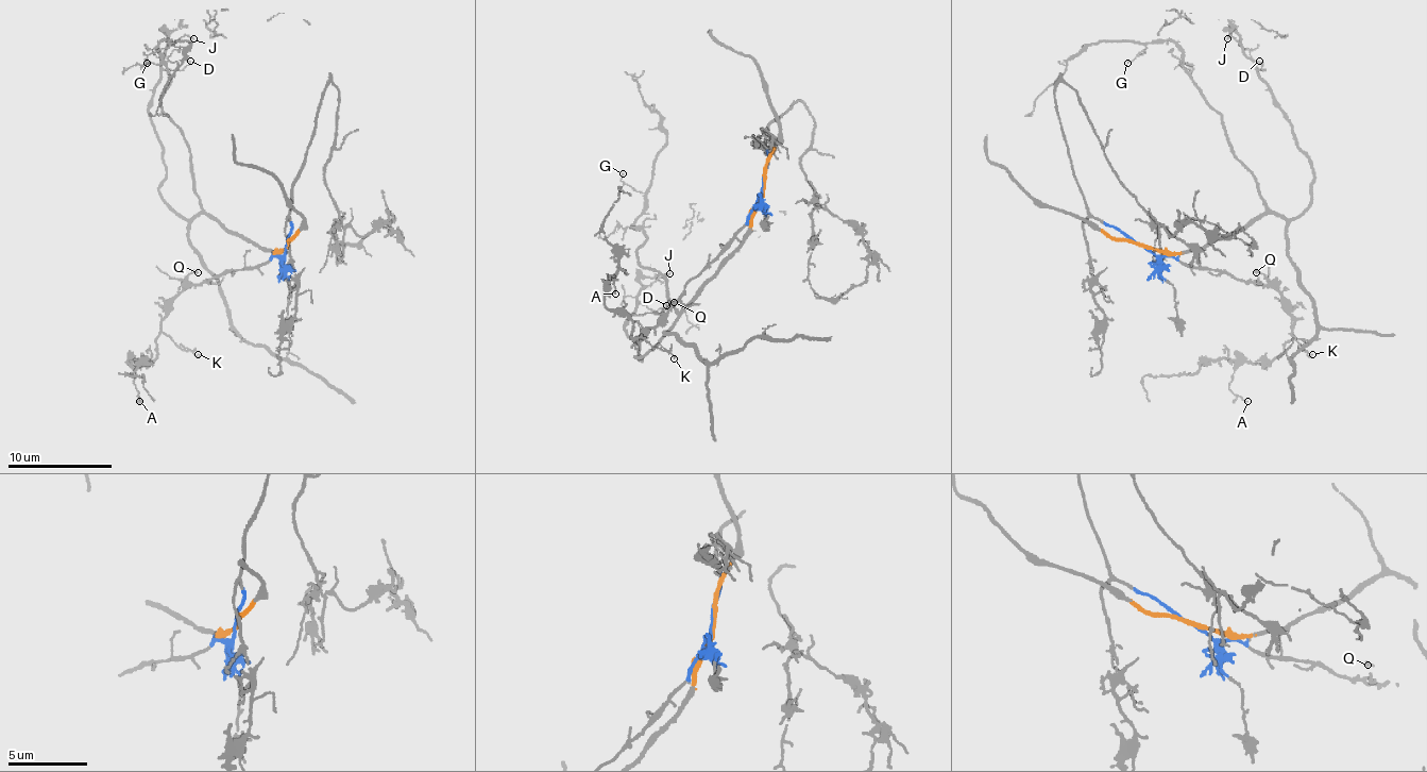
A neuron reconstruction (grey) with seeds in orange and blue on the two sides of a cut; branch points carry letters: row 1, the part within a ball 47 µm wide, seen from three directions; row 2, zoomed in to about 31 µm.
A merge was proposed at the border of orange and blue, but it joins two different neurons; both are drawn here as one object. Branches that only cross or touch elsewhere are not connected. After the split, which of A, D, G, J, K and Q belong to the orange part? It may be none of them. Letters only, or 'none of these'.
D, G, J

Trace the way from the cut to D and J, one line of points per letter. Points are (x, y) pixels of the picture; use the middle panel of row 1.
D: (763, 187), (740, 249), (659, 340), (635, 356), (643, 358), (625, 325), (638, 304), (666, 304)
J: (763, 187), (752, 229), (740, 249), (659, 340), (635, 356), (643, 358), (625, 333), (635, 297), (669, 273)

